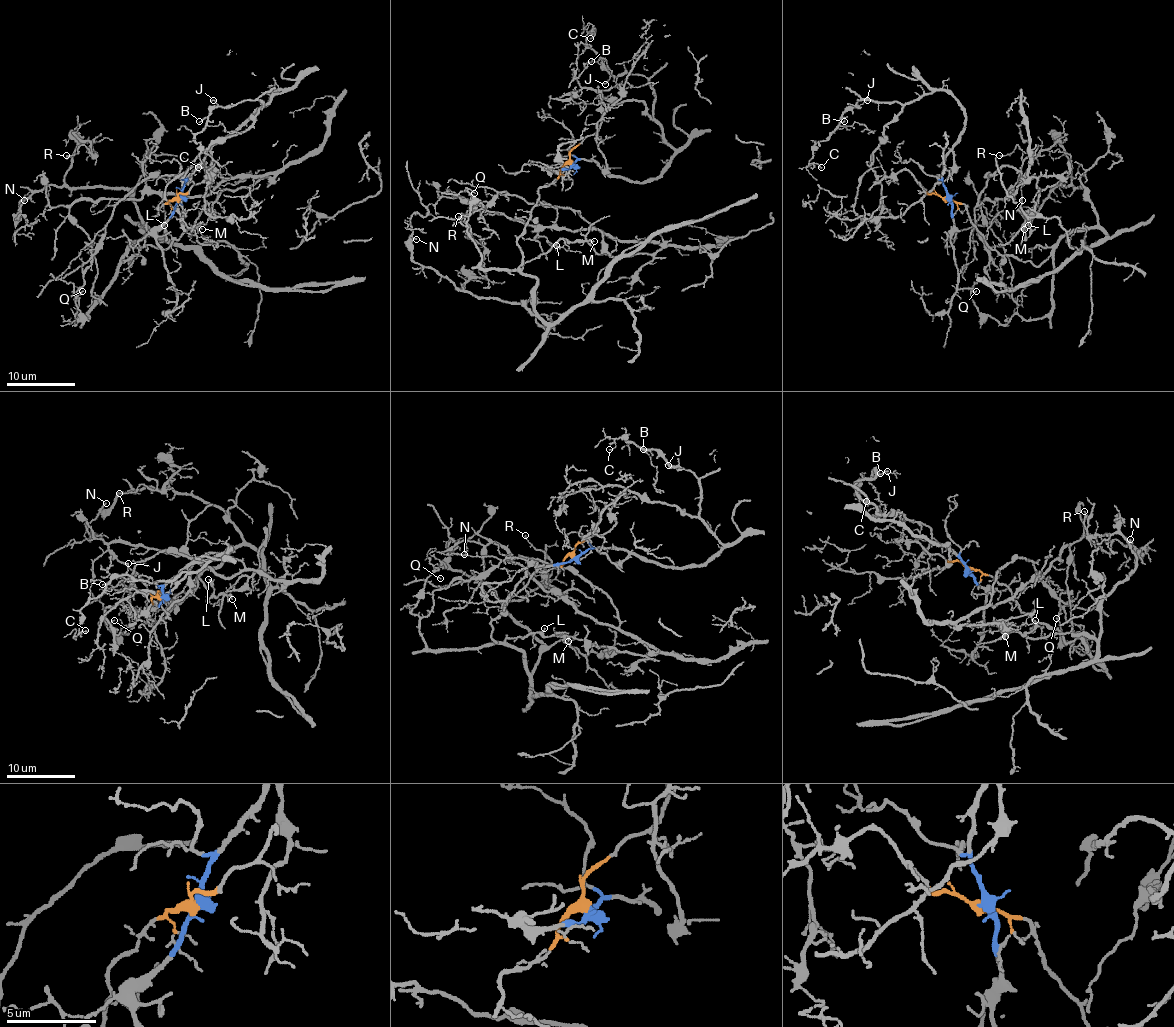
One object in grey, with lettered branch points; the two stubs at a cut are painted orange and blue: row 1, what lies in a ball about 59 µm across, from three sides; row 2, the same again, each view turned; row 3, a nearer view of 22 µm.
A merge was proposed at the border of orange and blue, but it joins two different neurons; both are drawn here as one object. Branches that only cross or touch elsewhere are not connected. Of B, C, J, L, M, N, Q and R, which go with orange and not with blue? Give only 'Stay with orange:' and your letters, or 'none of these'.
Stay with orange: L, M, N, Q, R

